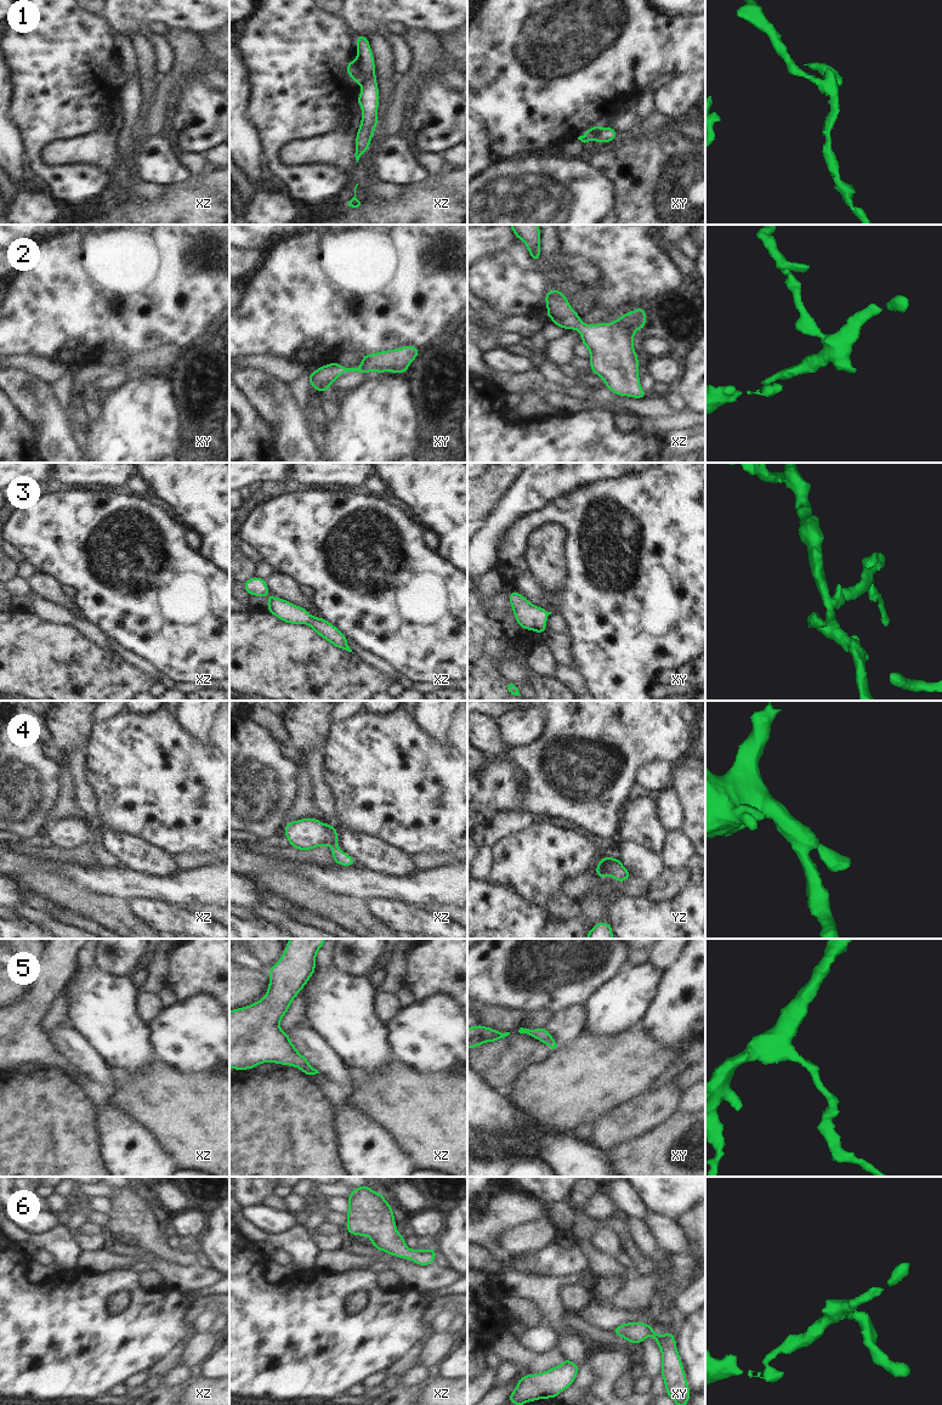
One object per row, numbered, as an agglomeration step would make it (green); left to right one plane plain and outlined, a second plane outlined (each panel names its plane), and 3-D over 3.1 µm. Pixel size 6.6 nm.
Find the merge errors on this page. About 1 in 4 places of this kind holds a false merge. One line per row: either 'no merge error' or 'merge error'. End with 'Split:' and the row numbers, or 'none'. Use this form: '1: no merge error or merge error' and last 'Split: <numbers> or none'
1: merge error
2: no merge error
3: no merge error
4: no merge error
5: no merge error
6: no merge error
Split: 1

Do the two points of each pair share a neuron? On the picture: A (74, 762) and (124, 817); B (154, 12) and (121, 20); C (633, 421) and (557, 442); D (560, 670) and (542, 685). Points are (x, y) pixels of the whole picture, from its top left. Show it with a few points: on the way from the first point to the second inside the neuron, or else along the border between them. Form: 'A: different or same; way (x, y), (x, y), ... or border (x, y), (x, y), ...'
A: different; border (84, 748), (85, 780), (96, 799)
B: same; way (146, 12), (130, 12)
C: different; border (614, 413), (614, 420), (626, 432), (637, 431)
D: different; border (554, 678), (567, 687)

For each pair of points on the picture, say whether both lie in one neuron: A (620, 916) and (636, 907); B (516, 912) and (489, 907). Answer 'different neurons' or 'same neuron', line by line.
A: same neuron
B: same neuron

